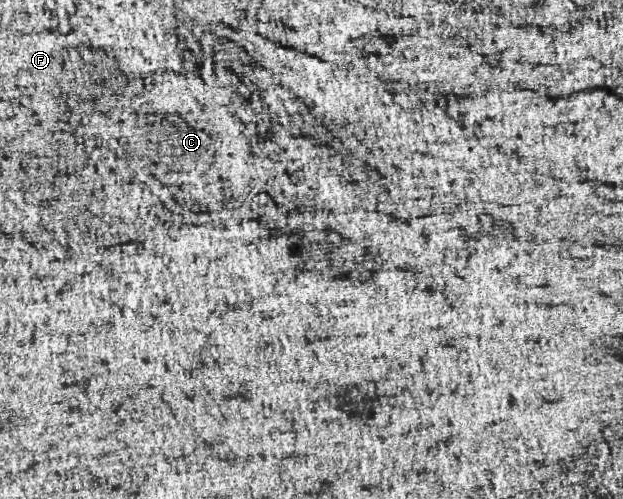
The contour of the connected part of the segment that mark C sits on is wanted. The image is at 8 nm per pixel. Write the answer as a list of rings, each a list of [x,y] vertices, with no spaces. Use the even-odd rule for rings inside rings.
[[[175,72],[149,76],[145,80],[145,92],[131,108],[125,110],[123,122],[117,128],[119,142],[125,146],[129,146],[131,142],[141,152],[141,168],[147,170],[161,184],[165,184],[175,200],[191,212],[219,212],[227,206],[229,200],[237,200],[251,192],[257,174],[251,136],[247,128],[219,102],[219,94],[211,86],[203,84],[199,78]]]

